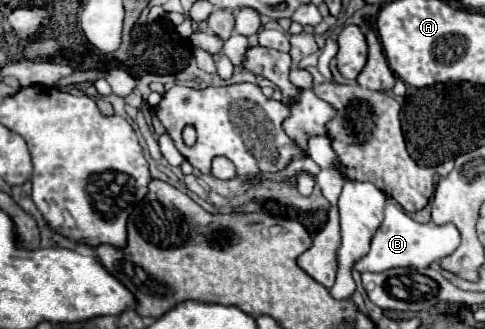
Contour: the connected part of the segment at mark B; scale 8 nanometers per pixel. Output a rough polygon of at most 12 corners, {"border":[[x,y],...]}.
{"border":[[389,201],[355,269],[423,269],[461,241],[453,223],[417,223]]}

